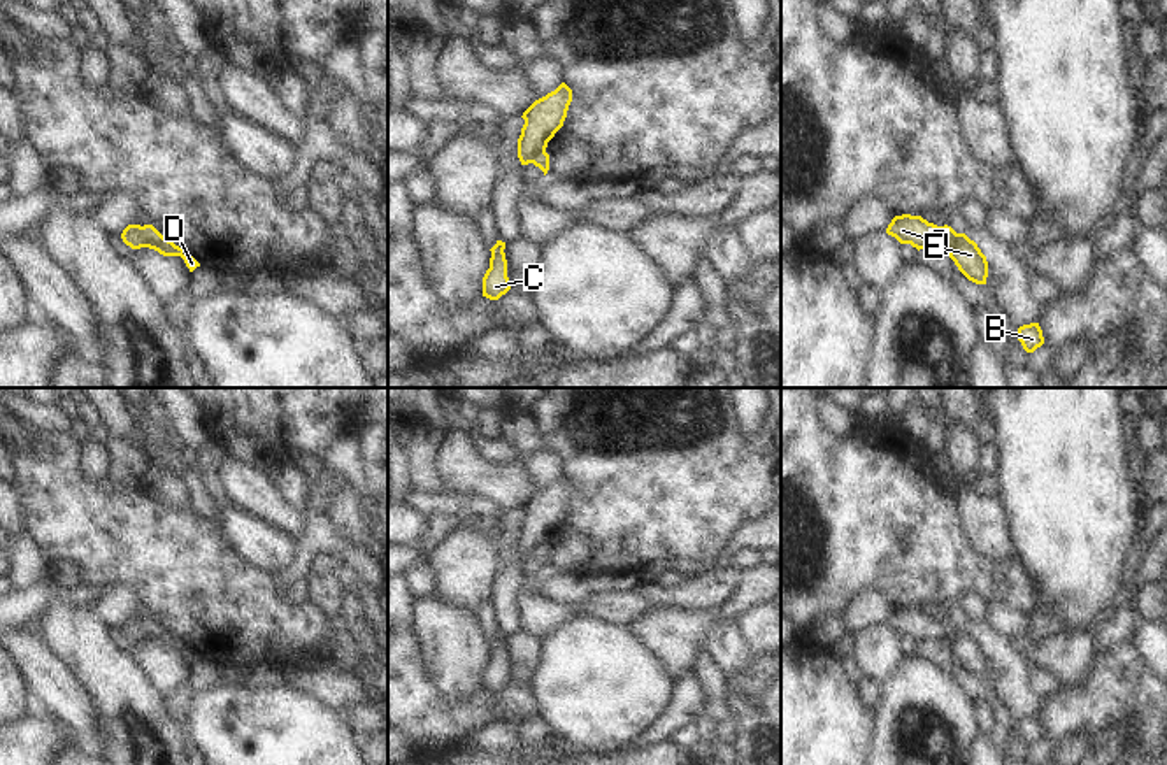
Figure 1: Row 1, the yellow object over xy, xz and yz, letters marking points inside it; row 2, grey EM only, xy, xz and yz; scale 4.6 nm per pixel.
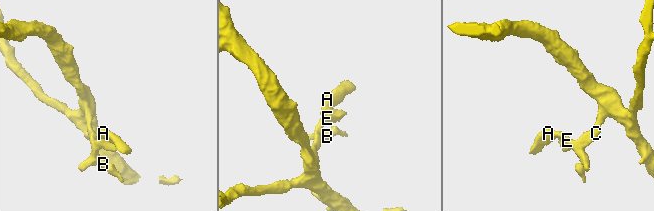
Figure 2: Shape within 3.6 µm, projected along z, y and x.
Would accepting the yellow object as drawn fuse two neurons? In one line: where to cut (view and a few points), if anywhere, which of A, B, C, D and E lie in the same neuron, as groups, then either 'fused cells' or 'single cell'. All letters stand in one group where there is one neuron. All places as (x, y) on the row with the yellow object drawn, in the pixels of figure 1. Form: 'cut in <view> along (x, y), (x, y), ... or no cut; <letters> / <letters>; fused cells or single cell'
cut in xy along (141, 227), (144, 246); A / B C D E; fused cells

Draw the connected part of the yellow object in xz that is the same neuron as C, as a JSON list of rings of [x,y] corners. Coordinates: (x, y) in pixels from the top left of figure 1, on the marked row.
[[[497,240],[497,244],[490,249],[490,268],[483,277],[483,297],[490,300],[498,300],[511,290],[507,277],[507,260],[505,260],[505,242]]]

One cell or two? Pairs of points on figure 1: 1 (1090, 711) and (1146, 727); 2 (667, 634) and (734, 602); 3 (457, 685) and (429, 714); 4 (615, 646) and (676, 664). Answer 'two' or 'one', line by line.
1: one
2: one
3: two
4: two

